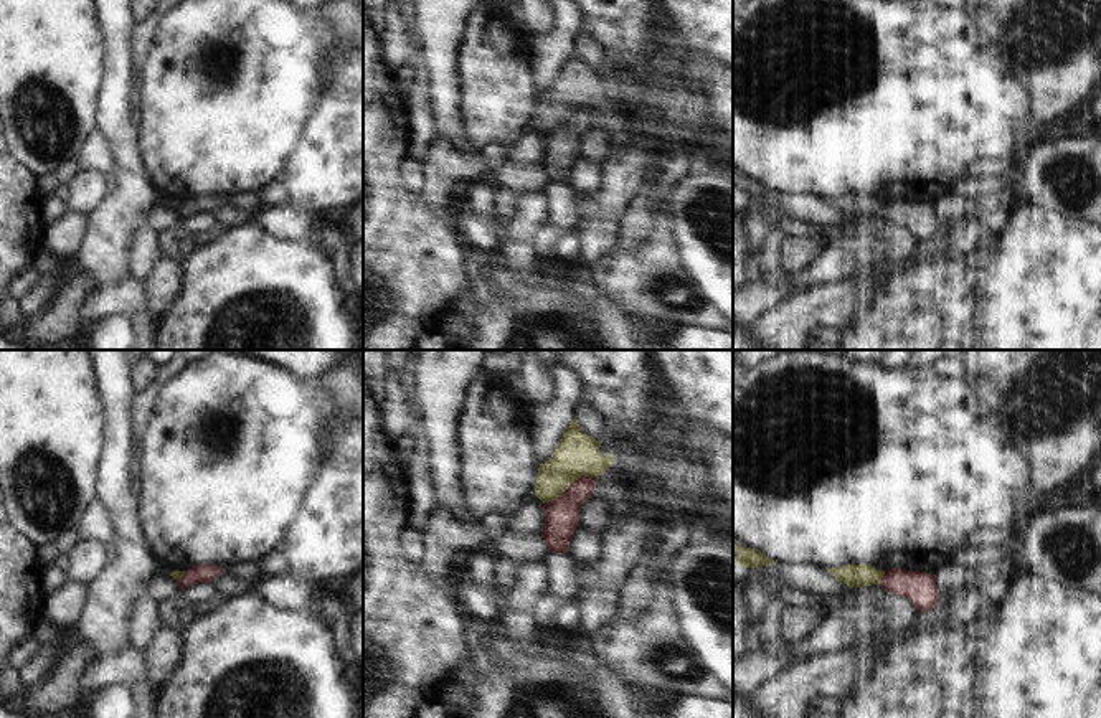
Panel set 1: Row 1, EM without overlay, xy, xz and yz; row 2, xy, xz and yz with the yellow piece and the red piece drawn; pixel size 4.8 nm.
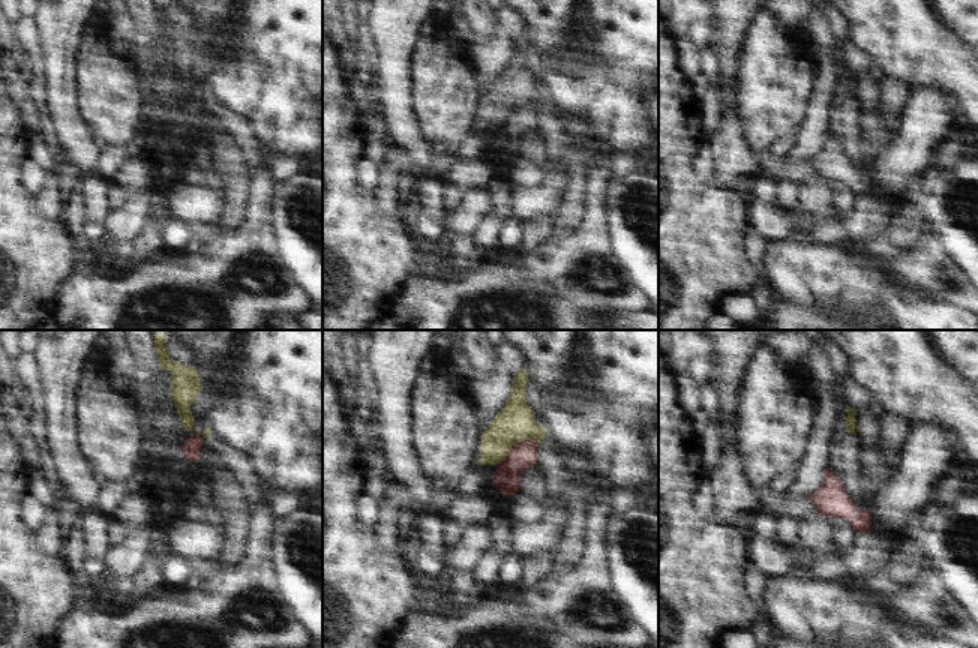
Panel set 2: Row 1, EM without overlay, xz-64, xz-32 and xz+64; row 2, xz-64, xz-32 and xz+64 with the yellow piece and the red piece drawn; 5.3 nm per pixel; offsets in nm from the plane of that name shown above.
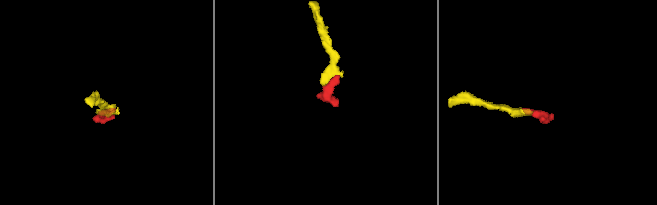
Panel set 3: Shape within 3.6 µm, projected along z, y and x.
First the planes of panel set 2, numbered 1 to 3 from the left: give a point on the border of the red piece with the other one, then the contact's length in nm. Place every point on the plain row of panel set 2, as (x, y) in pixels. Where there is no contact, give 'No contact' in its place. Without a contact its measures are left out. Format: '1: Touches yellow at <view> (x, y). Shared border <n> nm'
1: No contact
2: Touches yellow at xz-32 (516, 107). Shared border 240 nm
3: No contact.

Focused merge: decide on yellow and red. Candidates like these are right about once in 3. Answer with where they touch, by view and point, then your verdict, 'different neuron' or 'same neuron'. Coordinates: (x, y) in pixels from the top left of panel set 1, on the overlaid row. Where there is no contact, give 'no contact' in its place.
xz (570, 484) | different neuron

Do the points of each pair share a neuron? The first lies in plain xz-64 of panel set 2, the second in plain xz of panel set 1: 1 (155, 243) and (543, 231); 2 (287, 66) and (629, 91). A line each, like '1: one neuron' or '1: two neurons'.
1: one neuron
2: one neuron

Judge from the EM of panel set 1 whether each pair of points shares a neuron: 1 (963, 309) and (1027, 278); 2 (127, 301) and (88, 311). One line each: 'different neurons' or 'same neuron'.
1: different neurons
2: same neuron

